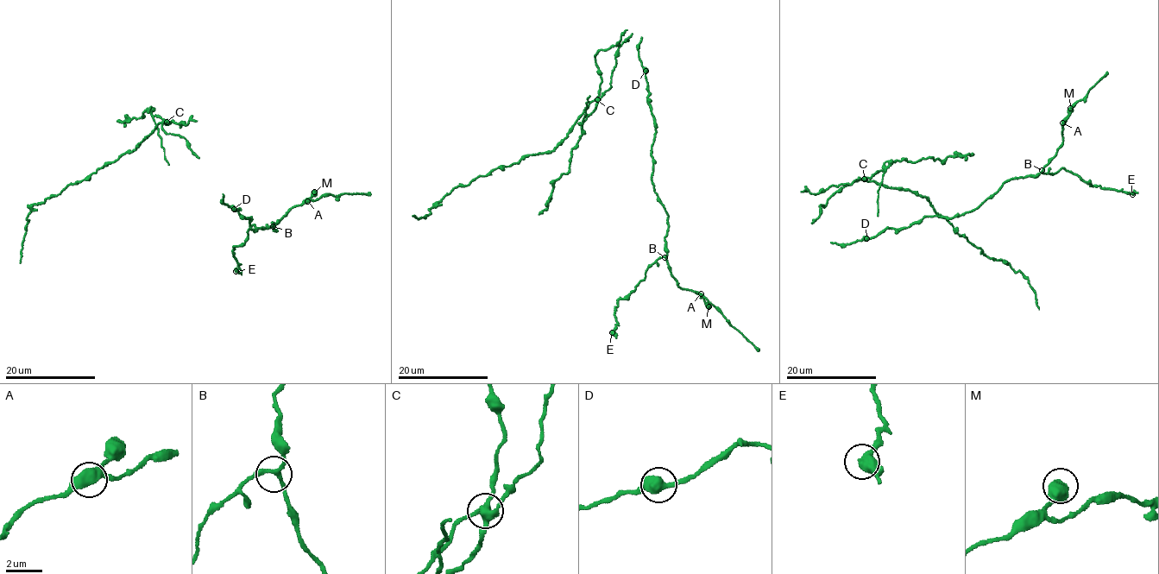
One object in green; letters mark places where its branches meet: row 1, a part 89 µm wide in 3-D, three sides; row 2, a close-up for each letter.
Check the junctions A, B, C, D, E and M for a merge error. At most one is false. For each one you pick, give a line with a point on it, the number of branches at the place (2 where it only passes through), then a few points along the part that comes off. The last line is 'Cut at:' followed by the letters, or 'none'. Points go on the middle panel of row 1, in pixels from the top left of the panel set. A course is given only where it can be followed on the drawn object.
C: Place: (597, 99). Branches: 4. Course of the part to remove: (597, 99), (597, 104), (580, 127), (582, 135), (570, 152), (570, 170), (556, 181), (548, 205), (538, 215)
Cut at: C

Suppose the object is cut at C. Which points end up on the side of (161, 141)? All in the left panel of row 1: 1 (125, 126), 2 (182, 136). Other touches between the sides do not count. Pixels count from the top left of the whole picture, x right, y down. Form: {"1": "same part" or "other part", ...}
{"1": "same part", "2": "other part"}

